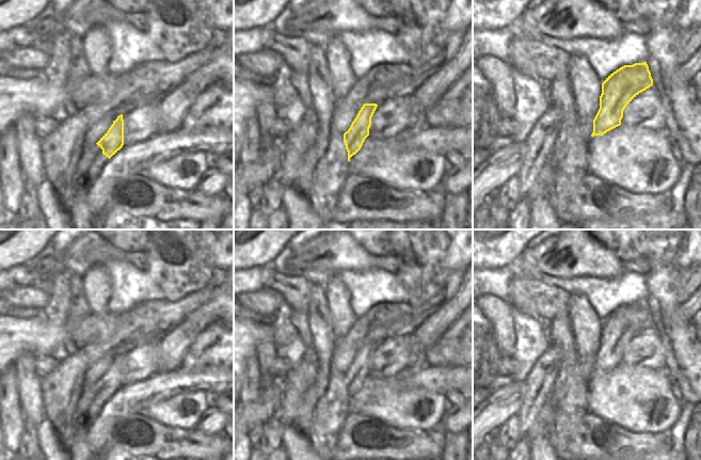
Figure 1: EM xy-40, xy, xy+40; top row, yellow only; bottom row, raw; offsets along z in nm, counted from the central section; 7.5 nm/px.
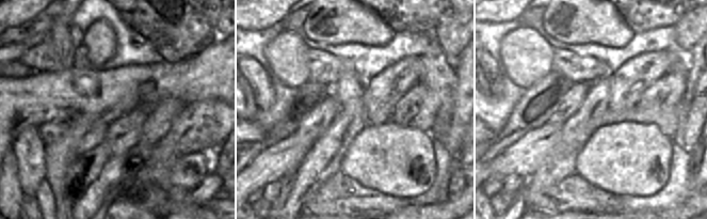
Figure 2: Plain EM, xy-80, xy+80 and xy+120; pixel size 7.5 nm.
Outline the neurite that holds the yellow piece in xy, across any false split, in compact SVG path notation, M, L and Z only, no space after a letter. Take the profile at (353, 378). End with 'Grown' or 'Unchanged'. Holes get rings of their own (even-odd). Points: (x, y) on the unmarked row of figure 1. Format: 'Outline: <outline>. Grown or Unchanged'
Outline: M364 343L350 367L344 372L344 382L348 391L348 400L362 386L365 378L369 375L371 356L377 348L377 343Z. Unchanged.

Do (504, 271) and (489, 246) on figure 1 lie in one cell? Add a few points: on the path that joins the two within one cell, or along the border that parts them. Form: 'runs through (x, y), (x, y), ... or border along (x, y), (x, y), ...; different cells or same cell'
border along (512, 262), (499, 267), (486, 267), (483, 269); different cells

